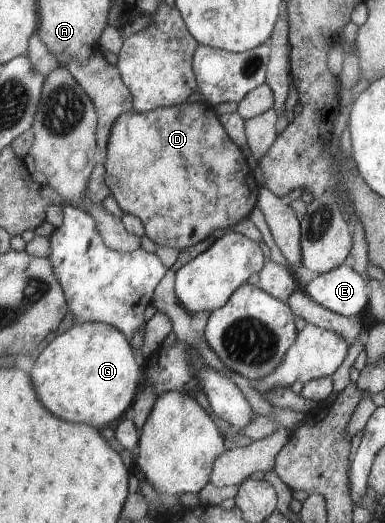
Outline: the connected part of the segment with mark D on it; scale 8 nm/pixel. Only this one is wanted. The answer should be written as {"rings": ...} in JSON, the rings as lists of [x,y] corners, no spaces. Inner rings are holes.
{"rings":[[[204,101],[163,106],[148,112],[124,113],[113,126],[104,151],[106,185],[124,214],[138,217],[145,235],[159,247],[179,251],[206,240],[215,230],[225,232],[256,207],[258,183],[240,151],[220,125],[215,107]]]}

